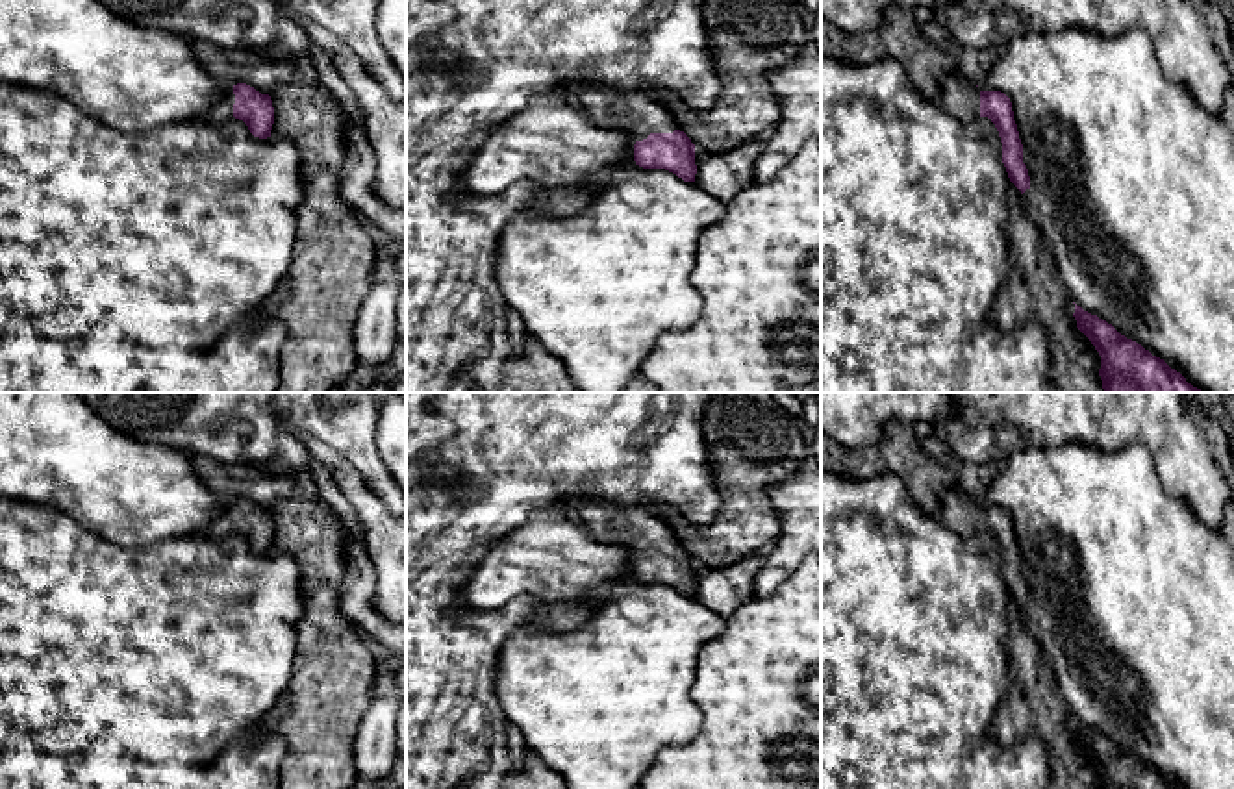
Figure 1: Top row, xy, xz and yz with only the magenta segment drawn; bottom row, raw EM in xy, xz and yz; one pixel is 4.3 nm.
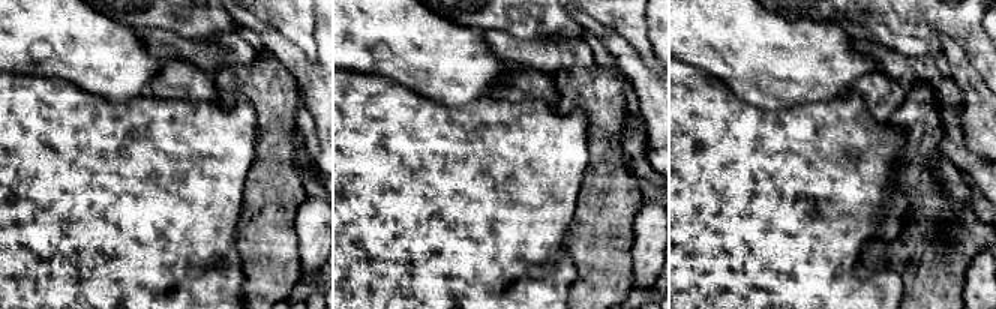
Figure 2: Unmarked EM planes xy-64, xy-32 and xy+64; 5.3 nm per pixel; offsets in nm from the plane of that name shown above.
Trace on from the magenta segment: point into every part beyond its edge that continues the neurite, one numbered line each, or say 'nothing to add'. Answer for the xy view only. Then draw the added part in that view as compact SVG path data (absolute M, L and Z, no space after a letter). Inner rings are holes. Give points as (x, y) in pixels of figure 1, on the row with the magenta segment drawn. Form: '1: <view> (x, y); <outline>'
1: xy (225, 104); M230 89L222 96L219 96L213 109L213 119L233 117L233 104L235 104L235 94L233 89Z

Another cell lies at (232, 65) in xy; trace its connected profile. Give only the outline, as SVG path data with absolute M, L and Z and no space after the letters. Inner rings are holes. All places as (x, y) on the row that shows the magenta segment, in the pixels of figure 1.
M191 39L191 50L204 70L219 81L246 83L269 94L291 83L319 83L309 57L274 59L250 48L222 48L202 39Z

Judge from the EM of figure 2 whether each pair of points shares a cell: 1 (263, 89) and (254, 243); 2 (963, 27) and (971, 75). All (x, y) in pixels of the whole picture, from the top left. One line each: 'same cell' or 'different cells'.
1: same cell
2: different cells

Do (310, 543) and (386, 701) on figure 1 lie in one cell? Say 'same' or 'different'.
different

